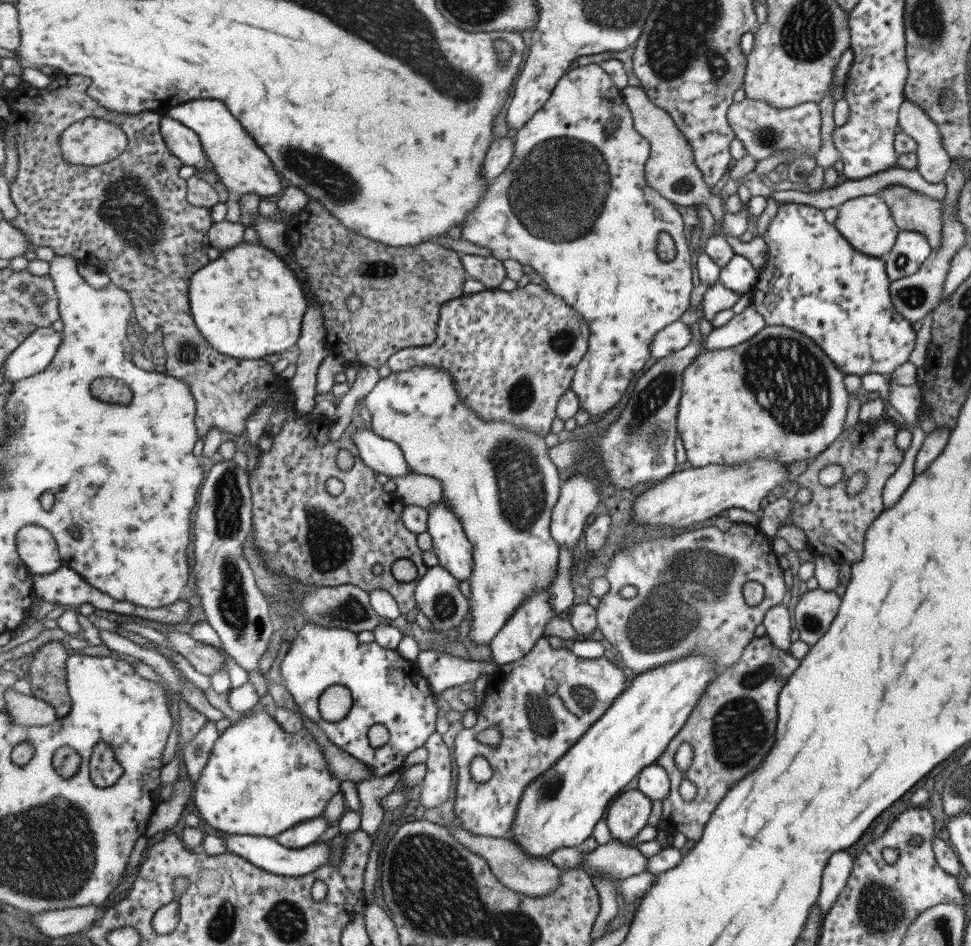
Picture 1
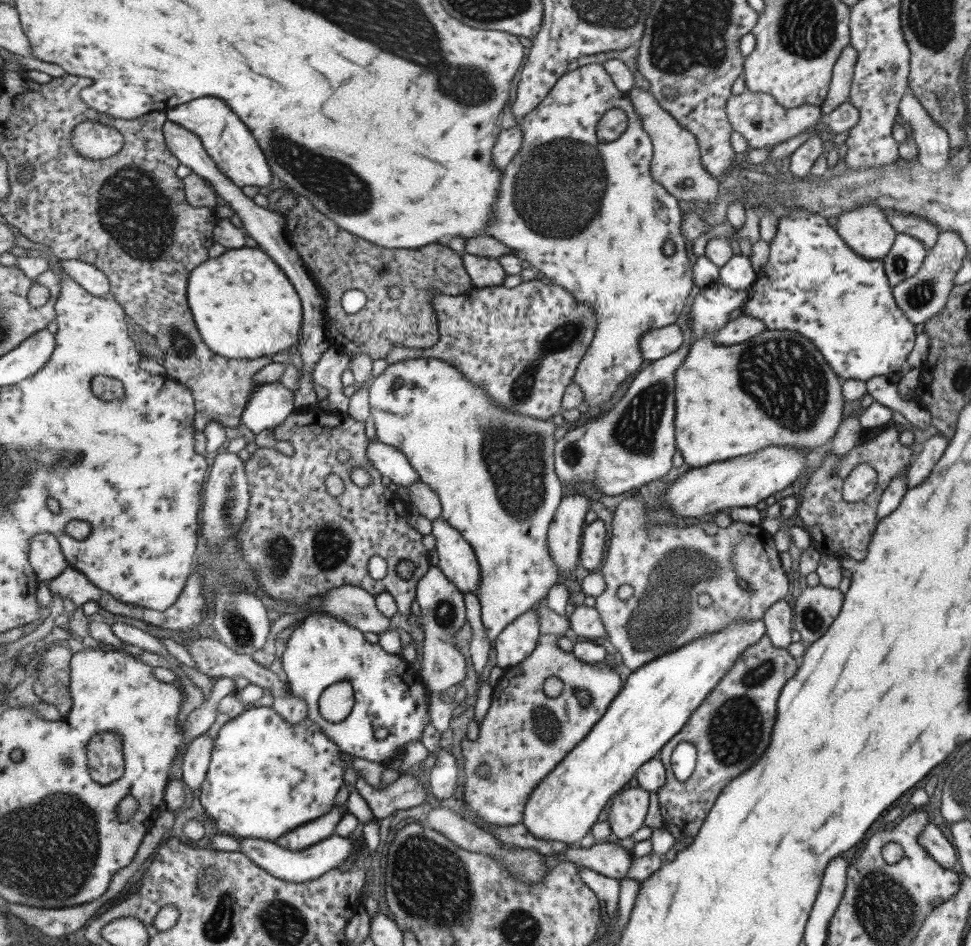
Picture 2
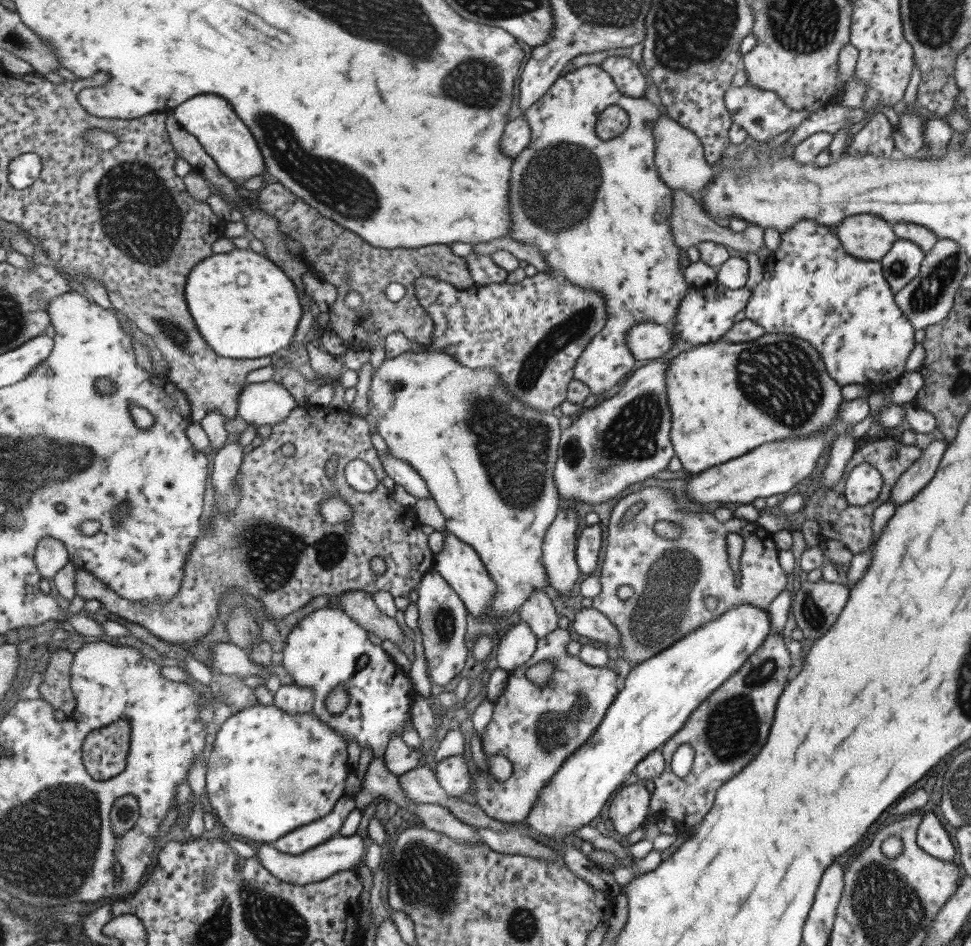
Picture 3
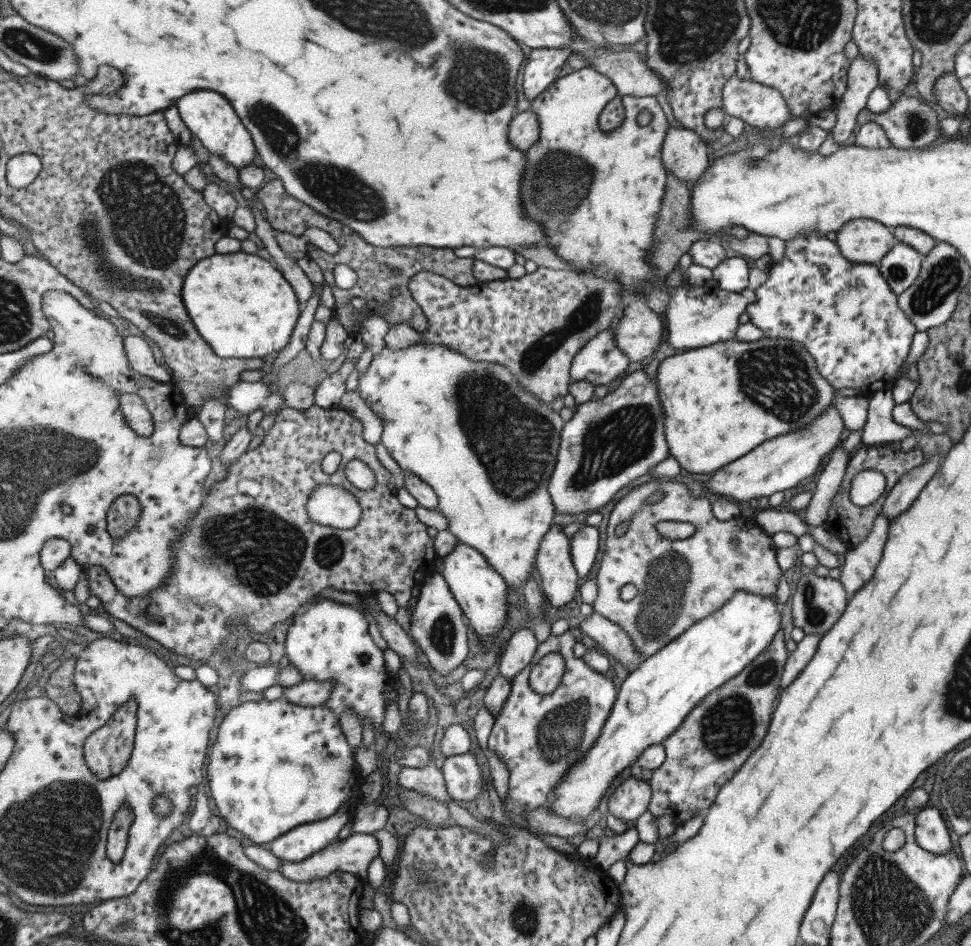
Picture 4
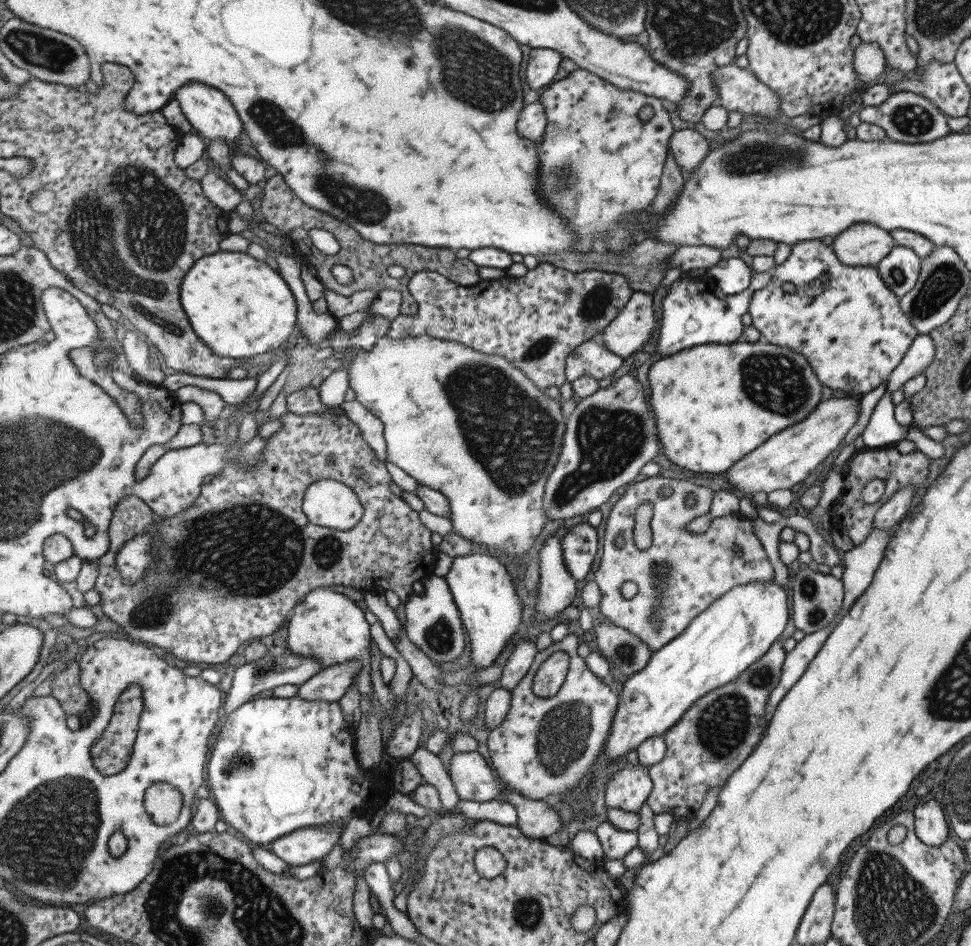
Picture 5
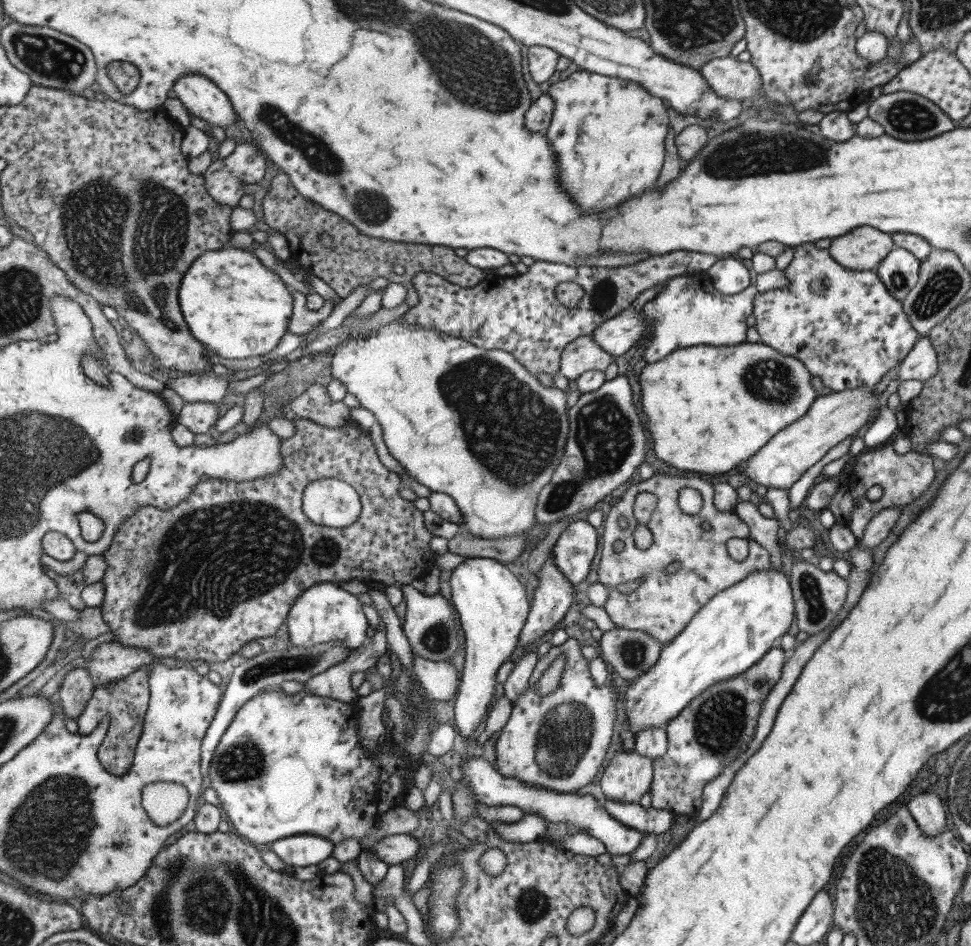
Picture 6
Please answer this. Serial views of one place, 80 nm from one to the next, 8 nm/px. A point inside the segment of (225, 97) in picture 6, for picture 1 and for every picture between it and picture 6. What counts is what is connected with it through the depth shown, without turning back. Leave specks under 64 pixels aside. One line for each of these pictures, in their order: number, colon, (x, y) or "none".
1: (243, 166)
2: (230, 142)
3: (210, 117)
4: (209, 115)
5: (213, 115)

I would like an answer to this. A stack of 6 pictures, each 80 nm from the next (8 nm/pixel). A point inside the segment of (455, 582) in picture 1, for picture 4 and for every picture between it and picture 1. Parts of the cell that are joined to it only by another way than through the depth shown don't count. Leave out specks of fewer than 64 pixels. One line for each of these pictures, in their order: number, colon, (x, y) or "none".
2: (443, 612)
3: (443, 614)
4: (439, 626)

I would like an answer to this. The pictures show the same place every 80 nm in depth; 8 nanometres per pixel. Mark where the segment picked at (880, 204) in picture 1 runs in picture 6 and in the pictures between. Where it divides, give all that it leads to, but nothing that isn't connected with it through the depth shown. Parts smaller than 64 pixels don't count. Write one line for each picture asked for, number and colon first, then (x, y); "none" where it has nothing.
2: (865, 230)
3: (867, 237)
4: (865, 241)
5: (863, 245)
6: (863, 249)

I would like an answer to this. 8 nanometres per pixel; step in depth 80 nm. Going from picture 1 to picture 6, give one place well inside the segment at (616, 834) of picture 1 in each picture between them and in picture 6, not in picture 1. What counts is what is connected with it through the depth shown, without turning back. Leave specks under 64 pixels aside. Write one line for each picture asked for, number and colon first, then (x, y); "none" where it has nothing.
2: (628, 808)
3: (628, 808)
4: (630, 799)
5: (627, 789)
6: (627, 778)

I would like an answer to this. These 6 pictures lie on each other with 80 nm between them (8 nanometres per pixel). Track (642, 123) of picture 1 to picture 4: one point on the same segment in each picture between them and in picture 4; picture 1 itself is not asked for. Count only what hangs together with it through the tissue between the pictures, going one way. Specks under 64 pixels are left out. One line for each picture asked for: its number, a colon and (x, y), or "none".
2: (675, 165)
3: (679, 161)
4: (682, 152)

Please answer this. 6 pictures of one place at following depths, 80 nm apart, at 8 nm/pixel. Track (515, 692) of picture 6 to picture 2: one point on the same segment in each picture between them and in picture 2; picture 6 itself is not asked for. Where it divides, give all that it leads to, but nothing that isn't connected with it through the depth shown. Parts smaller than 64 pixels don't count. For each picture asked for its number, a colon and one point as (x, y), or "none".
2: (514, 645)
3: (518, 644)
4: (520, 648)
5: (522, 657)

